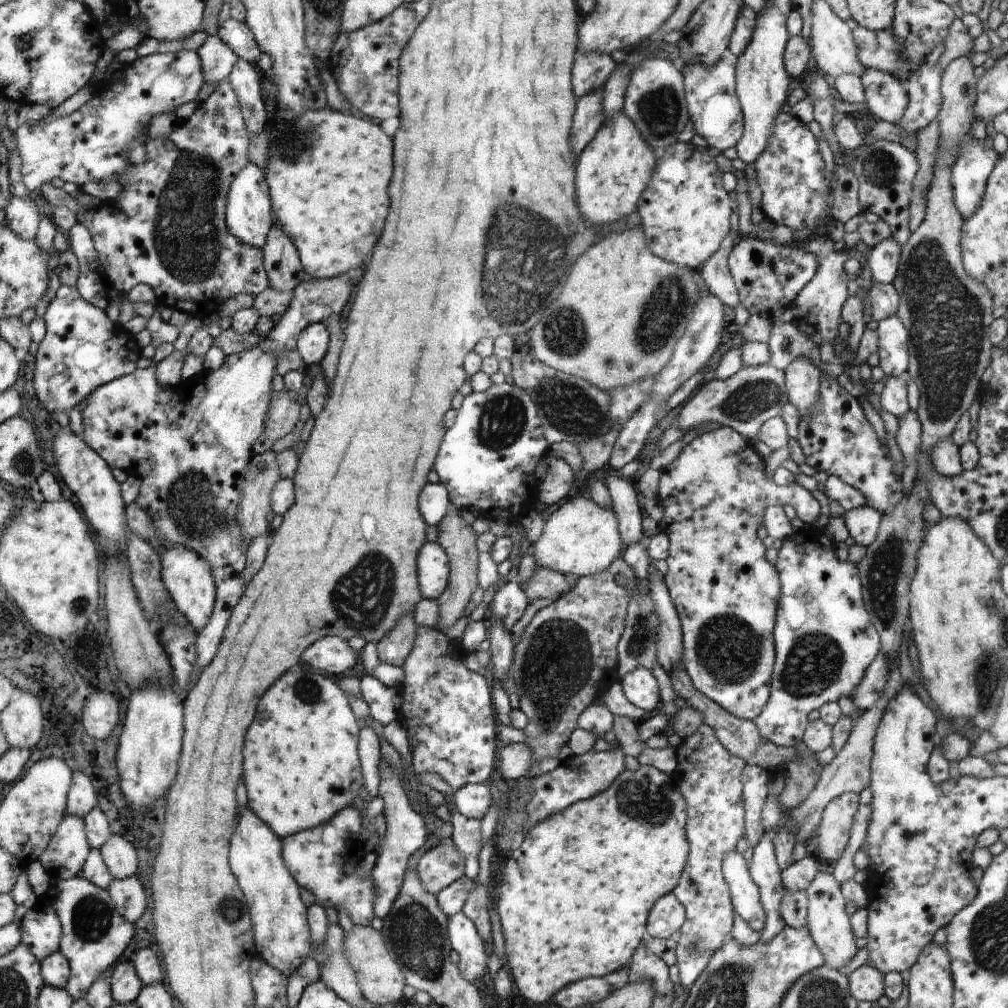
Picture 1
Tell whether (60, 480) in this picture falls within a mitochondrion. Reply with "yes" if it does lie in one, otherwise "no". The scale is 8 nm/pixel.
no

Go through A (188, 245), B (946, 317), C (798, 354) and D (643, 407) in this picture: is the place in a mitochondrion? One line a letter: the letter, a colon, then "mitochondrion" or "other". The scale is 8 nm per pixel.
A: mitochondrion
B: mitochondrion
C: other
D: other

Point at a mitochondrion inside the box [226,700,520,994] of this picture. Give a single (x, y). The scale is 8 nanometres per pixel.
(413, 931)

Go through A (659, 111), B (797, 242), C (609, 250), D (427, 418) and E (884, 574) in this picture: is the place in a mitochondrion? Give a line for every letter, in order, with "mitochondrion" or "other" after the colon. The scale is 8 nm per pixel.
A: mitochondrion
B: other
C: other
D: other
E: mitochondrion

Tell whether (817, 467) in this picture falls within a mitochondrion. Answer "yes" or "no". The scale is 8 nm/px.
no

